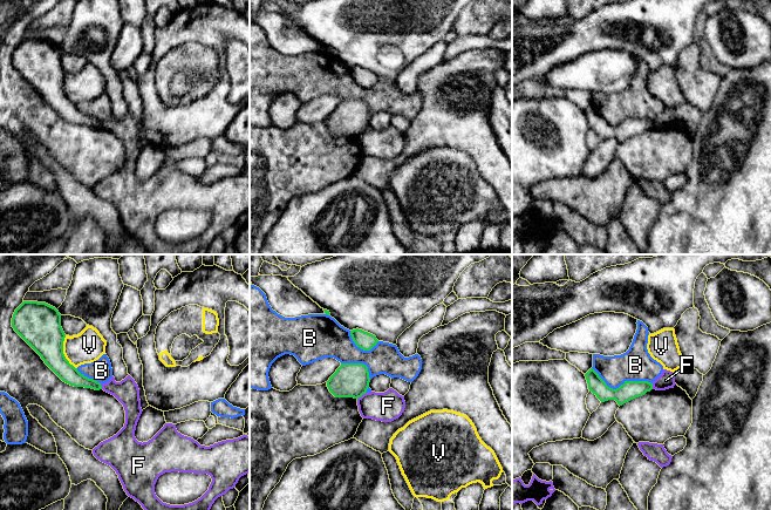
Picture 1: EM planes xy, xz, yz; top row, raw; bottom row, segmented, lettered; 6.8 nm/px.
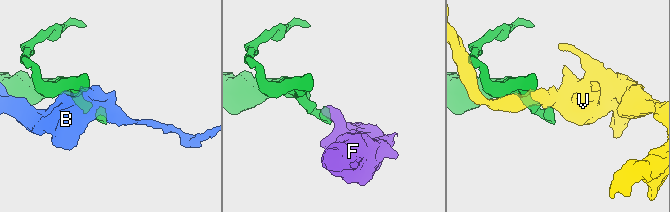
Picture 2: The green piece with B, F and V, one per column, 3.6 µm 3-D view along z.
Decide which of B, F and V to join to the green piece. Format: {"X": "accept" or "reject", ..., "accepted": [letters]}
{"B": "reject", "F": "reject", "V": "reject", "accepted": []}

